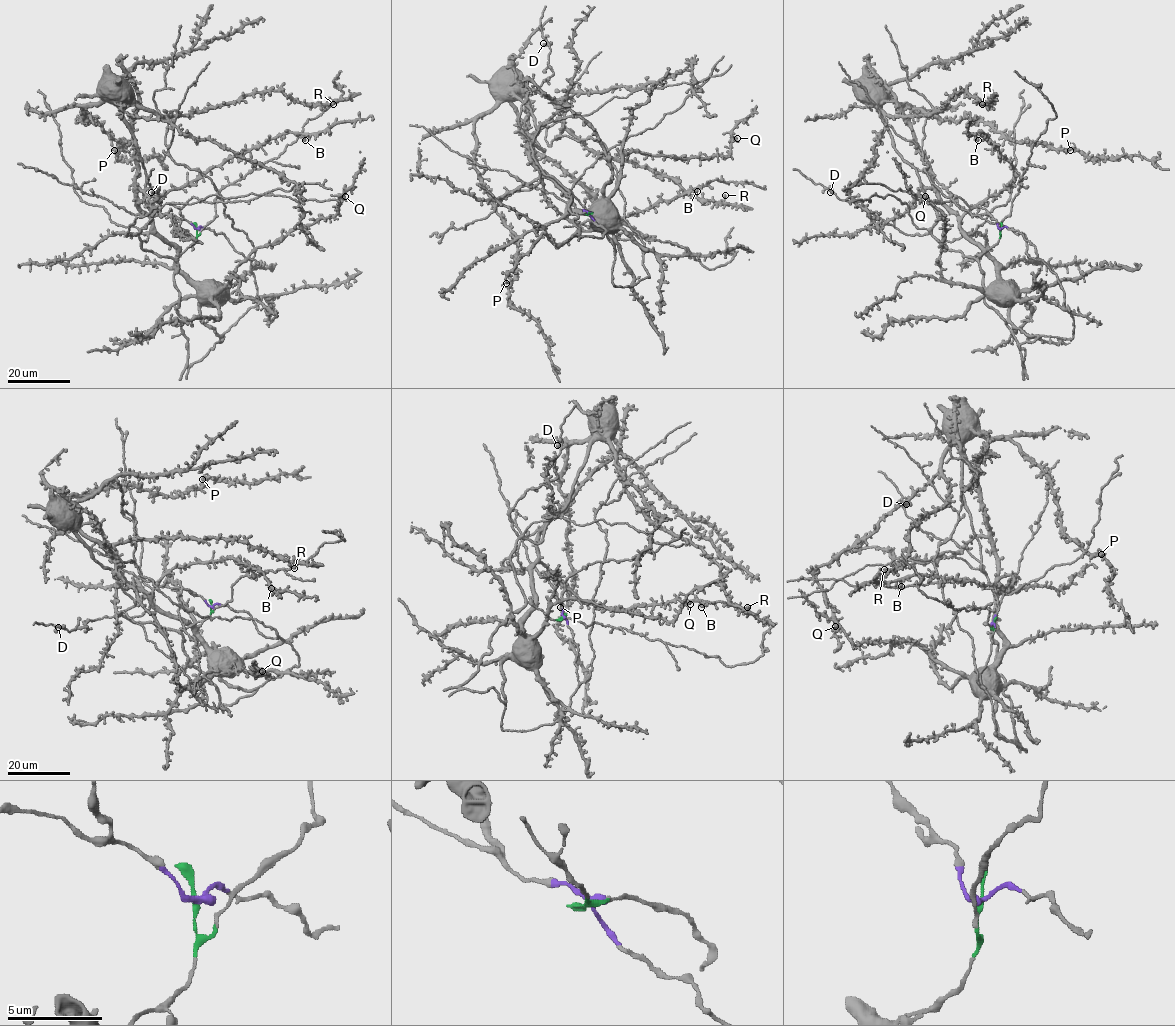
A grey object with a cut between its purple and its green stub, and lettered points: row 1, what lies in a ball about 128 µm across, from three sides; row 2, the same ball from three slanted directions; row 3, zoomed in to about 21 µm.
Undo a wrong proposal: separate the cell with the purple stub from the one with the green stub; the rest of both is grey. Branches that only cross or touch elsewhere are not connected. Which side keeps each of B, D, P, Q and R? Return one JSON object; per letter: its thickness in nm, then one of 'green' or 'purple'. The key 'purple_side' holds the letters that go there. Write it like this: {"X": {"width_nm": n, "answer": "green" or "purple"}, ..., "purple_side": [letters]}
{"B": {"width_nm": 400, "answer": "purple"}, "D": {"width_nm": 400, "answer": "green"}, "P": {"width_nm": 380, "answer": "green"}, "Q": {"width_nm": 440, "answer": "purple"}, "R": {"width_nm": 360, "answer": "green"}, "purple_side": ["B", "Q"]}

